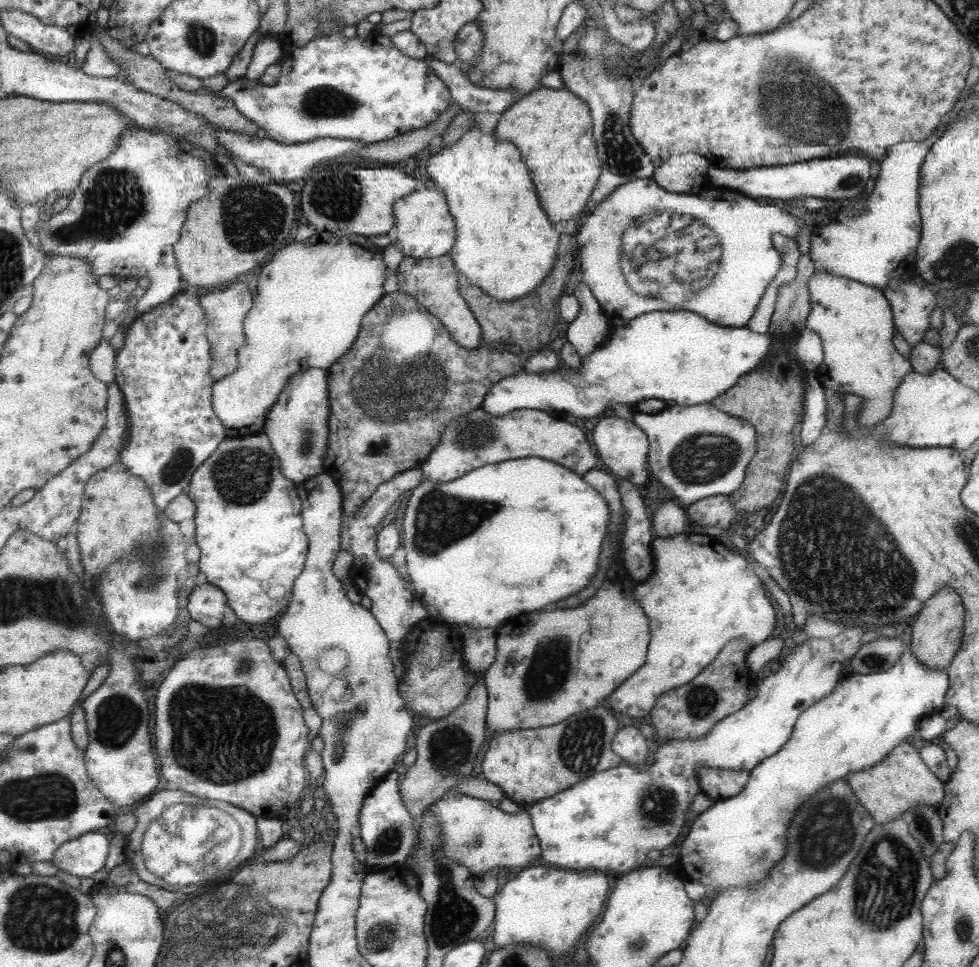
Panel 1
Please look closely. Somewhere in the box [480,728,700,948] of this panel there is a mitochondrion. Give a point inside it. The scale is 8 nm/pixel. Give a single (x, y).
(662, 797)

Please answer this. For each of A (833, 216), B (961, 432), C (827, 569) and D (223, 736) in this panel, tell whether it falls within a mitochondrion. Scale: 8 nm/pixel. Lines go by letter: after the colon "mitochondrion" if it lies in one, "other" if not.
A: other
B: other
C: mitochondrion
D: mitochondrion

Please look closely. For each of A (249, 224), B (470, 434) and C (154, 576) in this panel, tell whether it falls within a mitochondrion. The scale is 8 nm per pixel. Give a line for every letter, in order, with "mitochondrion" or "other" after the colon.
A: mitochondrion
B: mitochondrion
C: mitochondrion

